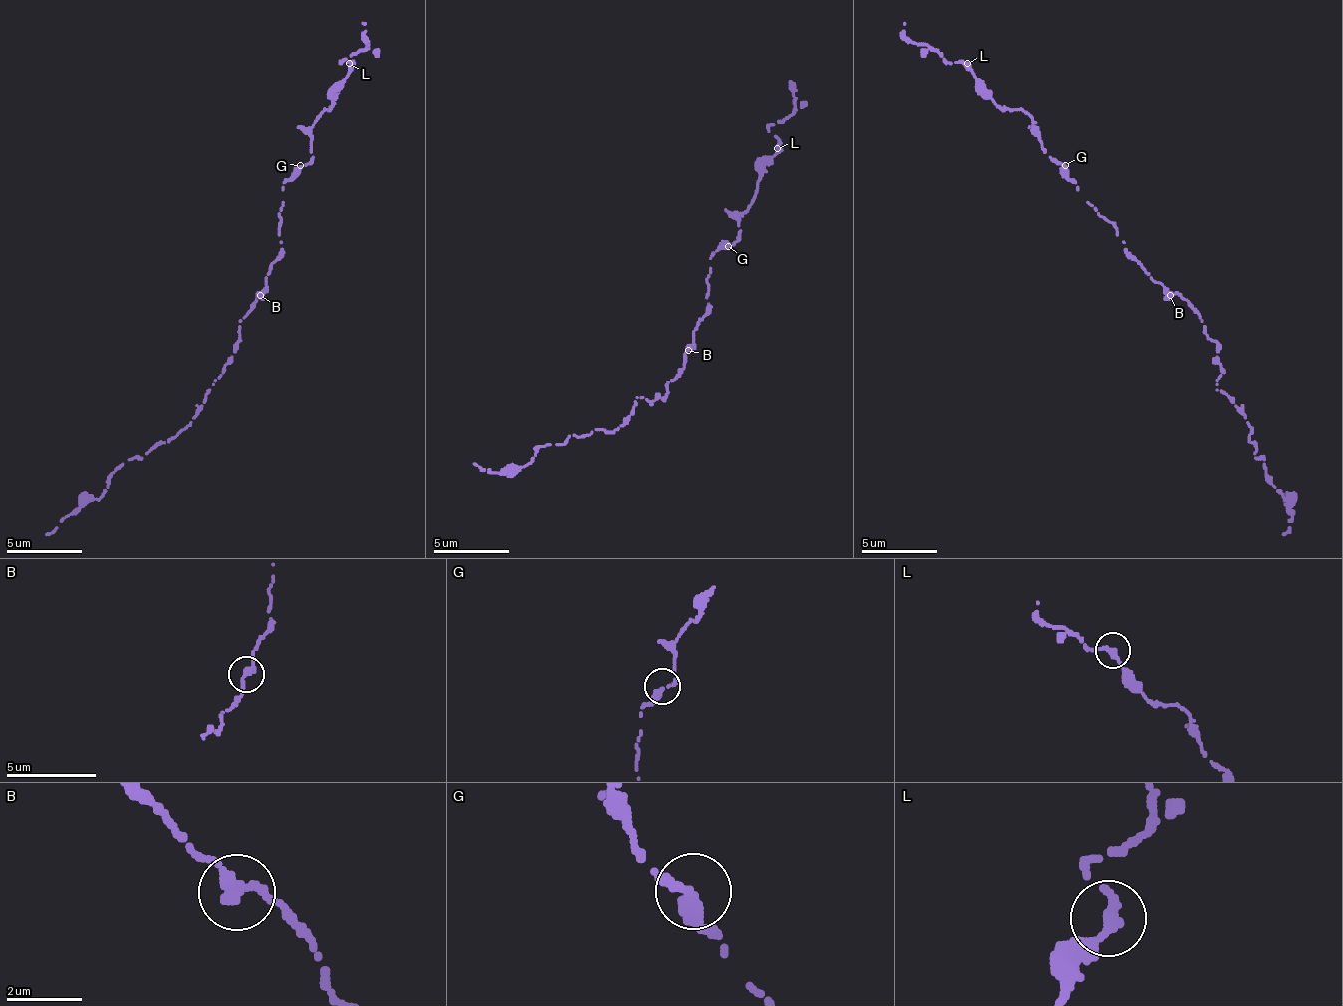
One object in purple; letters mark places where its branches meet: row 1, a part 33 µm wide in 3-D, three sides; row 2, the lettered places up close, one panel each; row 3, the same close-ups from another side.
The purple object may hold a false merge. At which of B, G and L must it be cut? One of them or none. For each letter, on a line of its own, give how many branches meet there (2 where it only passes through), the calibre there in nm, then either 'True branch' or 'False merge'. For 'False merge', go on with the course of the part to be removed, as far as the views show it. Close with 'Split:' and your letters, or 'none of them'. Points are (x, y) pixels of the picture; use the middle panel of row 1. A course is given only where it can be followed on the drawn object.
B: Branches: 2. Thickness 320 nm. True branch
G: Branches: 2. Thickness 320 nm. True branch
L: Branches: 2. Thickness 260 nm. True branch
Split: none of them

